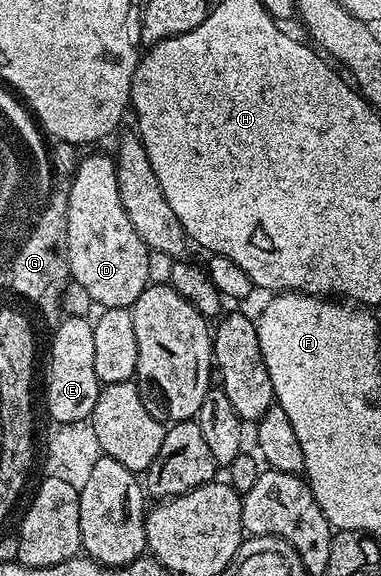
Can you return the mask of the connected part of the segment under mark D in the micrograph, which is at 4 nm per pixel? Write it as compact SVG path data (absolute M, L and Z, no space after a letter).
M92 153L89 157L81 156L79 158L76 174L72 176L72 186L66 195L66 204L68 206L68 222L66 223L66 235L68 236L67 253L71 280L80 283L87 294L90 295L90 299L104 305L106 309L127 309L131 307L138 299L138 295L142 295L142 291L148 288L150 284L148 279L148 254L150 250L147 245L142 243L138 231L134 231L134 223L130 223L130 219L126 215L126 207L122 207L122 195L118 195L116 162L109 154L107 157L104 153Z

